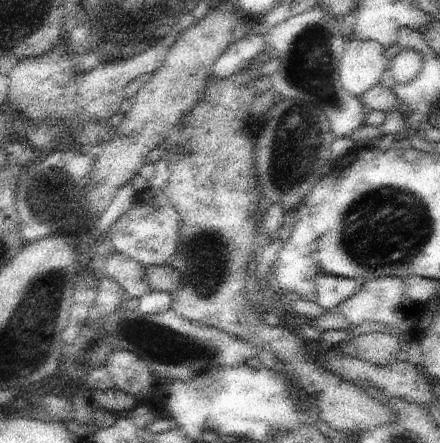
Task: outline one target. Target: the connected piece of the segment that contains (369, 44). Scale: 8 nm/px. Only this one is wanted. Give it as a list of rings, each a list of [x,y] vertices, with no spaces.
[[[347,39],[339,60],[341,85],[348,92],[361,97],[382,80],[391,61],[386,50],[376,41]]]

